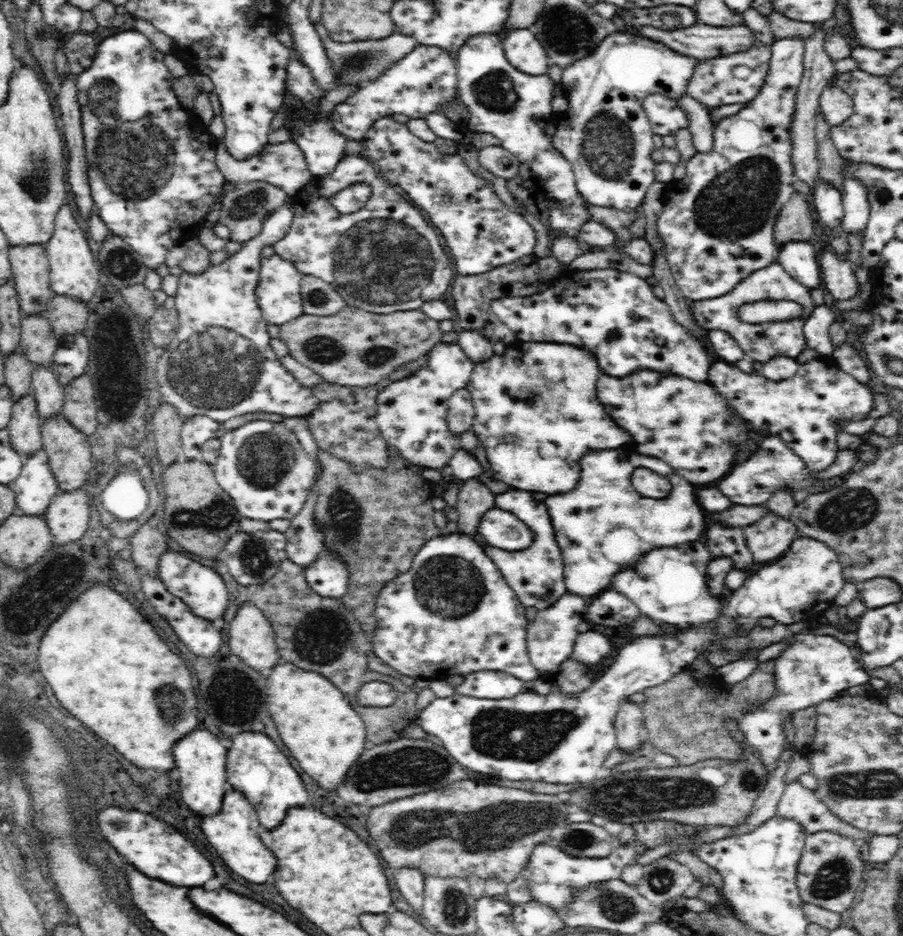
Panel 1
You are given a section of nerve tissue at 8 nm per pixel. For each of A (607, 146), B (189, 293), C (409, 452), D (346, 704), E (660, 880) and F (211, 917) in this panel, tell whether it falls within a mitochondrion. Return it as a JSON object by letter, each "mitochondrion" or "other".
{"A":"mitochondrion","B":"other","C":"other","D":"other","E":"mitochondrion","F":"other"}

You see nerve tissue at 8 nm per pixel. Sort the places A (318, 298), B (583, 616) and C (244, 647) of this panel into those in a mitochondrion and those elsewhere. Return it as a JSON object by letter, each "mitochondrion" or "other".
{"A":"mitochondrion","B":"other","C":"other"}

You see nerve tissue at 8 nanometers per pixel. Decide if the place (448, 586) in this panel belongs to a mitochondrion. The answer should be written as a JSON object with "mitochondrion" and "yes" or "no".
{"mitochondrion":"yes"}

